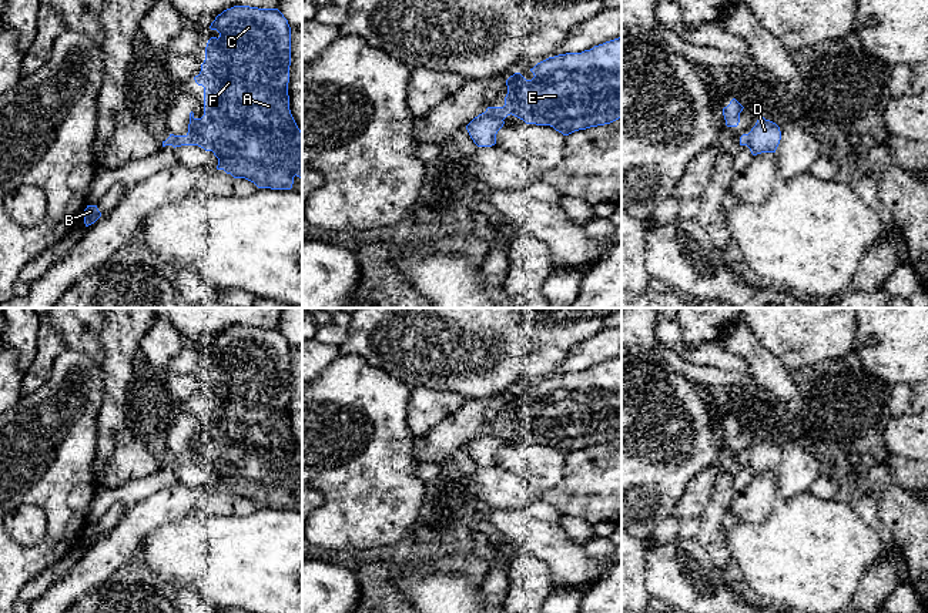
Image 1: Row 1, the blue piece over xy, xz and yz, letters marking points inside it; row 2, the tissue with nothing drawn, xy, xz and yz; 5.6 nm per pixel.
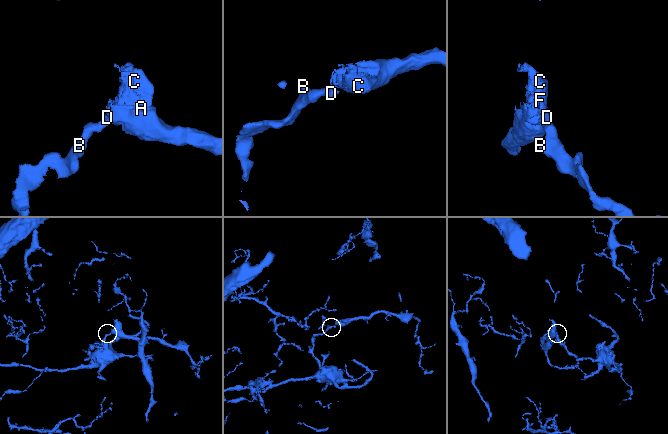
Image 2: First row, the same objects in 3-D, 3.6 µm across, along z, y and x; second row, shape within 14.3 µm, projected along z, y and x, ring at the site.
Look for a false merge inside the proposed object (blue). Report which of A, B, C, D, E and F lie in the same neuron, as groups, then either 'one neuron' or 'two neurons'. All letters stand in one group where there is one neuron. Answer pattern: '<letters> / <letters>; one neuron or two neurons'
A C E F / B D; two neurons

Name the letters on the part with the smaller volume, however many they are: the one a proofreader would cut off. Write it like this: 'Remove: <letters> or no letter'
Remove: B, D

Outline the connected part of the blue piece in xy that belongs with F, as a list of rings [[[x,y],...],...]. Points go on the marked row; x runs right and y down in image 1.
[[[234,6],[224,10],[210,26],[220,37],[211,37],[205,47],[205,60],[201,71],[194,77],[204,87],[204,115],[195,118],[190,113],[188,133],[170,134],[171,145],[198,145],[212,151],[218,158],[217,170],[224,170],[234,178],[245,178],[258,188],[291,190],[294,177],[302,178],[302,131],[298,128],[289,110],[289,66],[291,66],[291,27],[278,9],[258,9]]]

